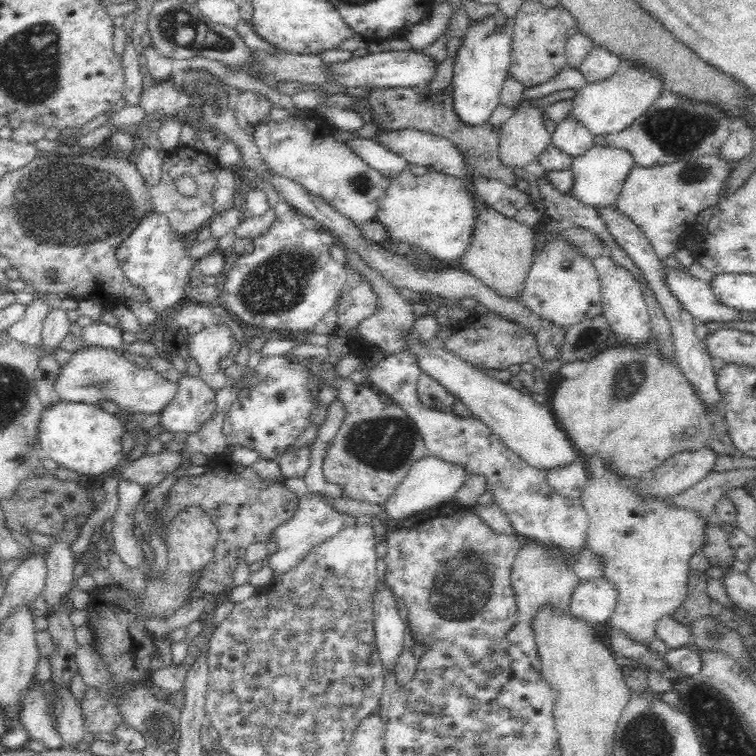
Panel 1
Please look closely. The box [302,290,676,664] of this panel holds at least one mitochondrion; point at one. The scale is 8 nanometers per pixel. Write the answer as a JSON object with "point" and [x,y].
{"point":[467,579]}

